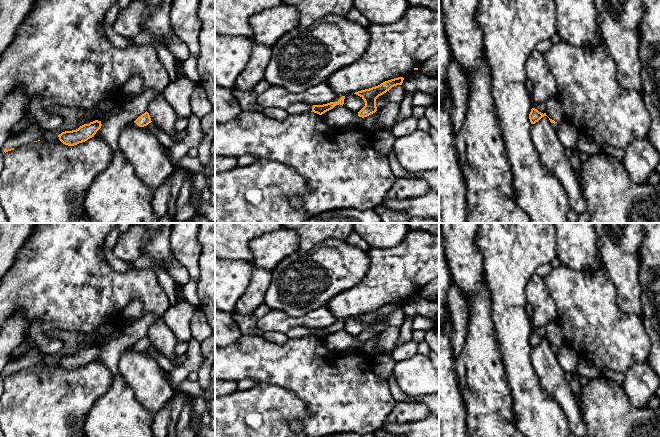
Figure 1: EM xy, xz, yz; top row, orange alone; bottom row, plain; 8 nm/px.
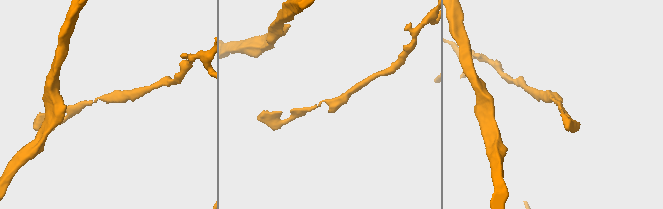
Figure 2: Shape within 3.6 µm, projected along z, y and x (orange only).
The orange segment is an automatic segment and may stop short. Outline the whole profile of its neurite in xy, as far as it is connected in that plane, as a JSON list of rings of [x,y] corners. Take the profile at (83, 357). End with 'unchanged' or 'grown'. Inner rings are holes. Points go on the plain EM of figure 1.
[[[95,344],[89,348],[80,350],[76,354],[62,356],[58,361],[63,368],[74,370],[94,361],[101,350],[101,345]]]; unchanged

